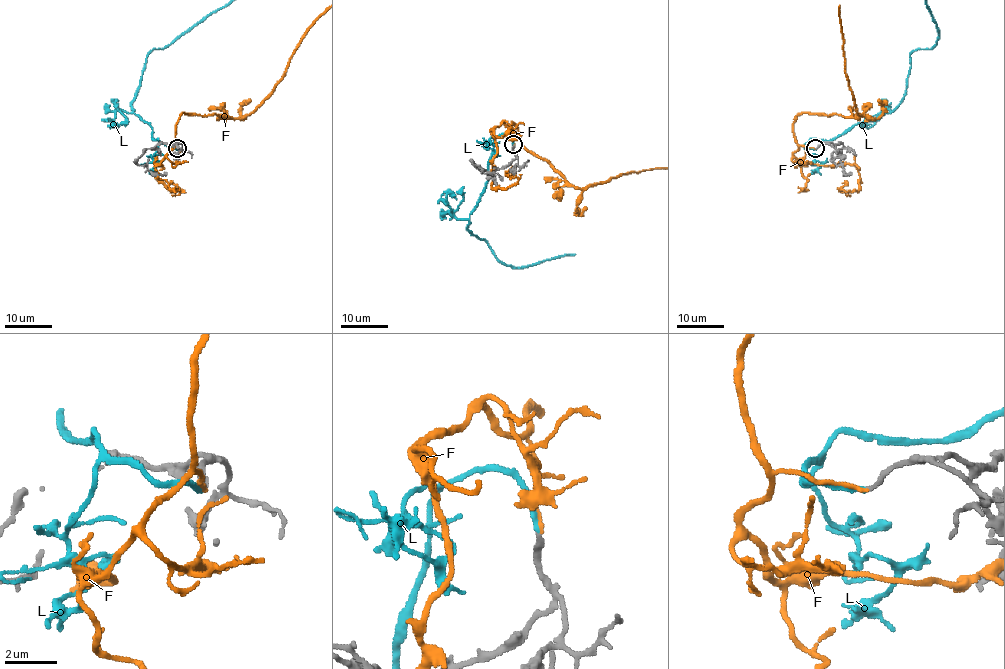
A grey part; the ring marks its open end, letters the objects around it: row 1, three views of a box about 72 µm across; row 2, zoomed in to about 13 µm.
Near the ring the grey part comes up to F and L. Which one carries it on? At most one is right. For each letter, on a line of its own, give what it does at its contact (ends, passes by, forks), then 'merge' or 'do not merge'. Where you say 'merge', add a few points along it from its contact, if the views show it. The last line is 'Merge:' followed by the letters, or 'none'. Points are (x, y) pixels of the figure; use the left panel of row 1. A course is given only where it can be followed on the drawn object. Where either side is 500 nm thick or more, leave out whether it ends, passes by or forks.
F: it ends there; do not merge
L: it ends there; merge
Merge: L

